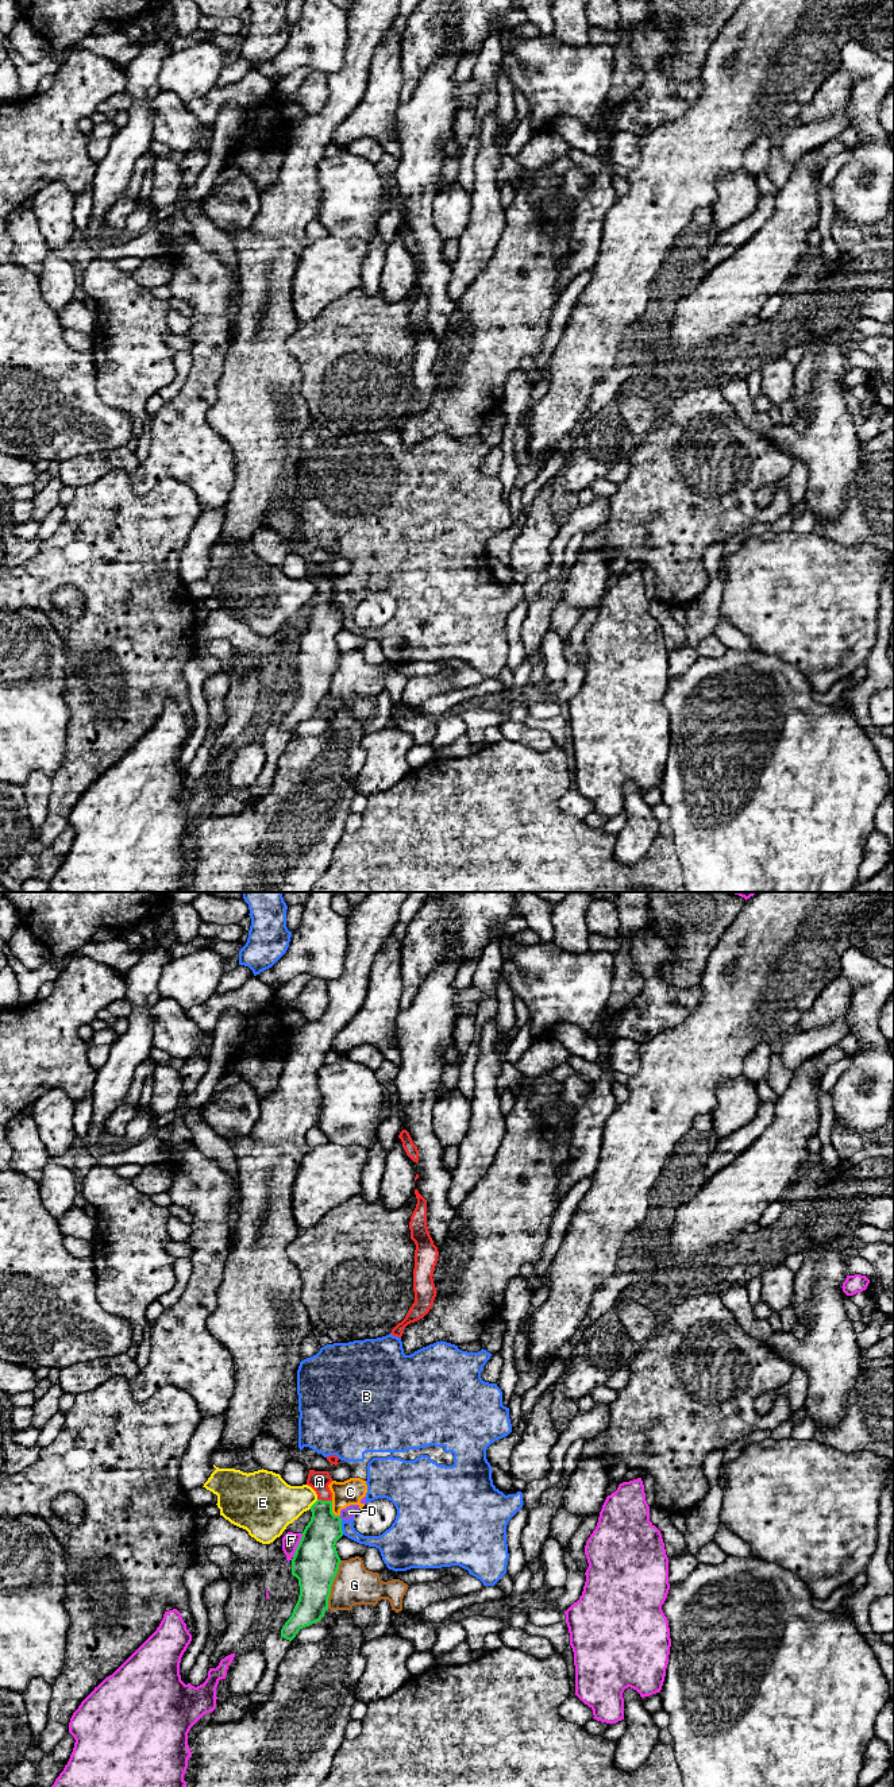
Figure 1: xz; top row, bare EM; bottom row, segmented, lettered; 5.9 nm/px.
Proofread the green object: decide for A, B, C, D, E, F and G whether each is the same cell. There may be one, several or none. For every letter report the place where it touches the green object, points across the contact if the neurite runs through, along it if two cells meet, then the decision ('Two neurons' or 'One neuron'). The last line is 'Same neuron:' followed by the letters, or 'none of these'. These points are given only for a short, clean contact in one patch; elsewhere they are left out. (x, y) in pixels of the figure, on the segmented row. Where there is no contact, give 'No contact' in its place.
A: Touches green at xz (324, 1501). Path across: xz (319, 1537), (323, 1531), (324, 1501), (324, 1493), (319, 1481). One neuron
B: Touches green at xz (340, 1527). Boundary: xz (340, 1520), (343, 1533). Two neurons
C: Touches green at xz (331, 1509). Boundary: xz (331, 1501), (331, 1510), (338, 1516). Two neurons
D: Touches green at xz (339, 1517). Boundary: xz (338, 1516), (342, 1519). Two neurons
E: Touches green at xz (313, 1504). Boundary: xz (318, 1500), (309, 1508). Two neurons
F: Touches green at xz (297, 1546). Two neurons
G: Touches green at xz (331, 1585). Two neurons
Same neuron: A

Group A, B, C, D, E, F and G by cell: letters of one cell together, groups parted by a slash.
A / B C D / E / F / G

